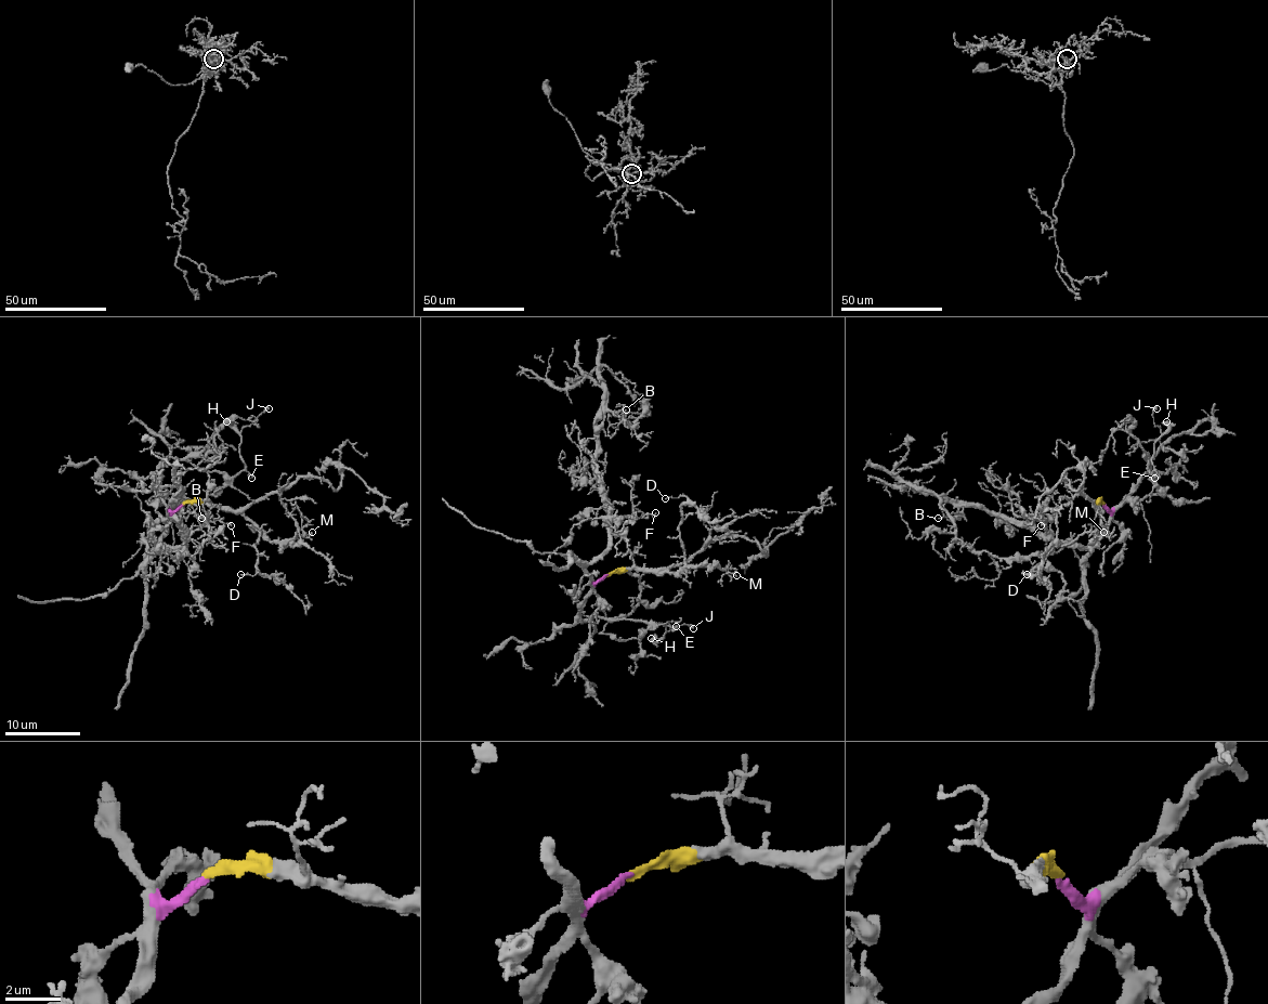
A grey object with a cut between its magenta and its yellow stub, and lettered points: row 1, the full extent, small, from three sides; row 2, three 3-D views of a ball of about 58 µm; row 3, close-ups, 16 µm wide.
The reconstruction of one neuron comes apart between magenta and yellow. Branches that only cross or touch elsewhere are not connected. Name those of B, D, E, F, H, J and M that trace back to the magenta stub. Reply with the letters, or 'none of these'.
B, E, F, H, J

